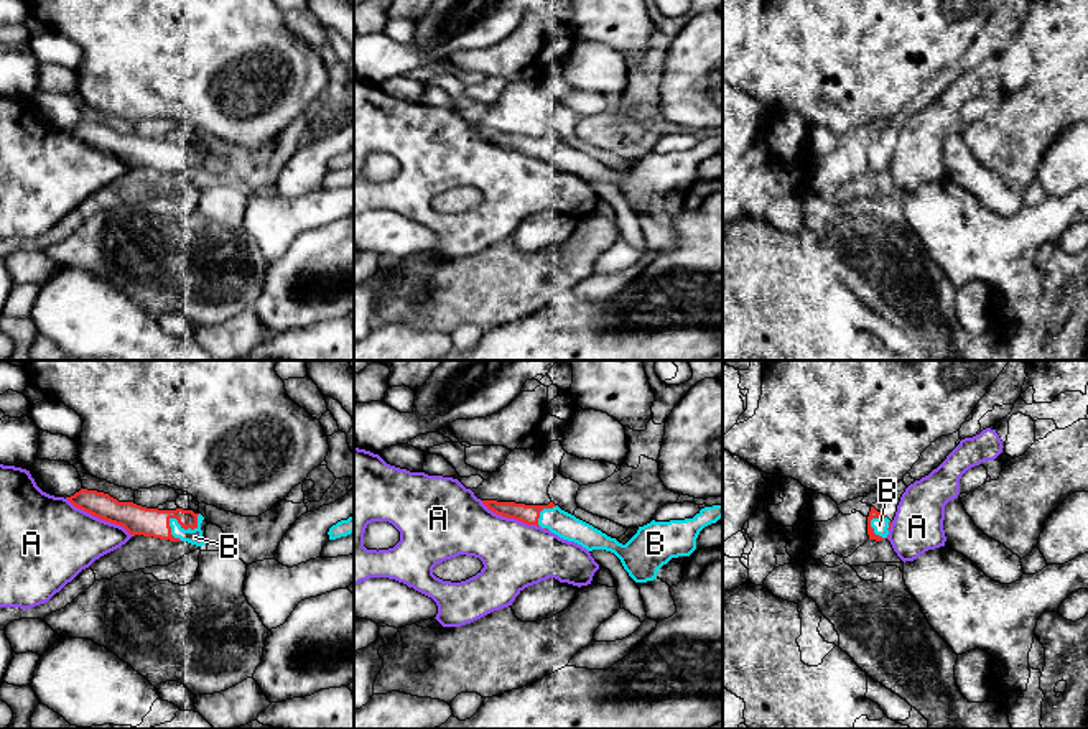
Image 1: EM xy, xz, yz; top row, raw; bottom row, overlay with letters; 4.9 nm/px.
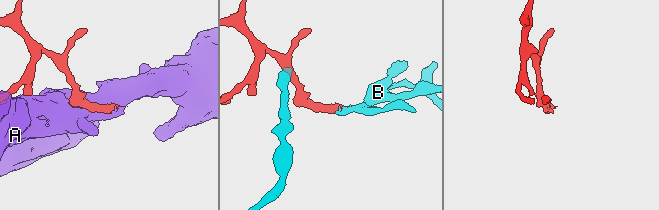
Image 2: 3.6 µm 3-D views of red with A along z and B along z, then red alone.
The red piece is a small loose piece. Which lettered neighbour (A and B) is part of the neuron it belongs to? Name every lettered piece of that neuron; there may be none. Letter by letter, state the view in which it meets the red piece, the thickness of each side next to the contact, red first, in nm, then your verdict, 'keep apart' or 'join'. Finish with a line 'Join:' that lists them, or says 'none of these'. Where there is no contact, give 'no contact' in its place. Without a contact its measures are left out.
A: meets red in xy; 140 nm thick on the red side, 380 nm on the other; keep apart
B: meets red in xy; 140 nm thick on the red side, 80 nm on the other; join
Join: B

